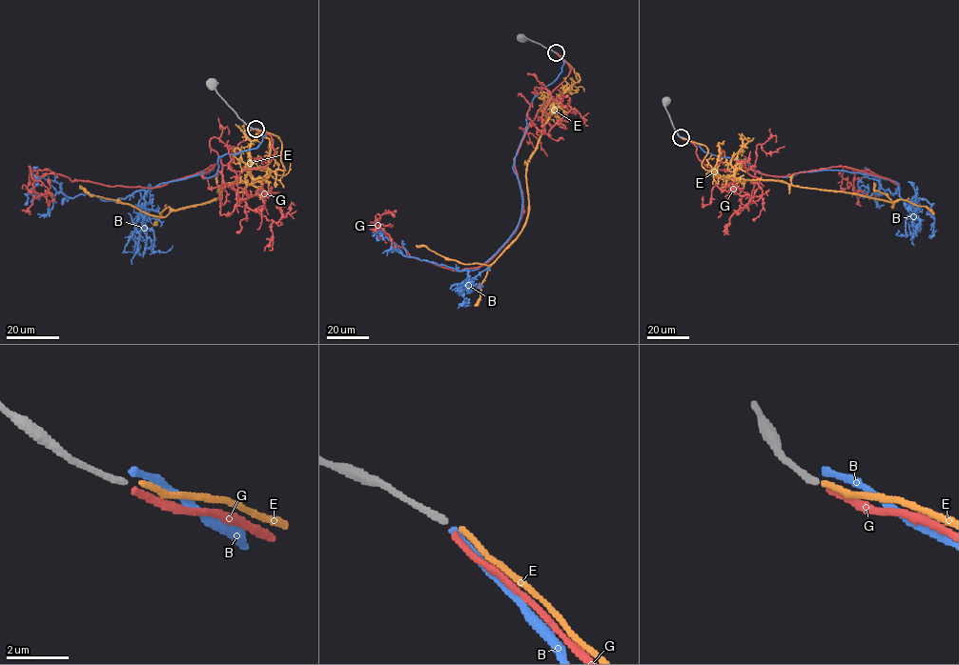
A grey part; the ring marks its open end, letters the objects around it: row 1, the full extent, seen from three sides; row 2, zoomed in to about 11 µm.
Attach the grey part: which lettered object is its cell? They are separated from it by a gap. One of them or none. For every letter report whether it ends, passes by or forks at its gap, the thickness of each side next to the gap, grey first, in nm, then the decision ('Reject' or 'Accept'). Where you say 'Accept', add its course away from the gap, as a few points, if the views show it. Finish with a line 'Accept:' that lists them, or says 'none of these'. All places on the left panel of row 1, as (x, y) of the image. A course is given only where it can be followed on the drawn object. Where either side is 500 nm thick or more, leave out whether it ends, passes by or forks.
B: It ends there. Thickness 240 nm (grey) against 200 nm. Reject
E: It ends there. Thickness 240 nm (grey) against 180 nm. Accept. Its course: (256, 129), (279, 138), (285, 170), (225, 185), (218, 198), (165, 216), (89, 194), (79, 185)
G: It ends there. Thickness 240 nm (grey) against 190 nm. Reject
Accept: E

